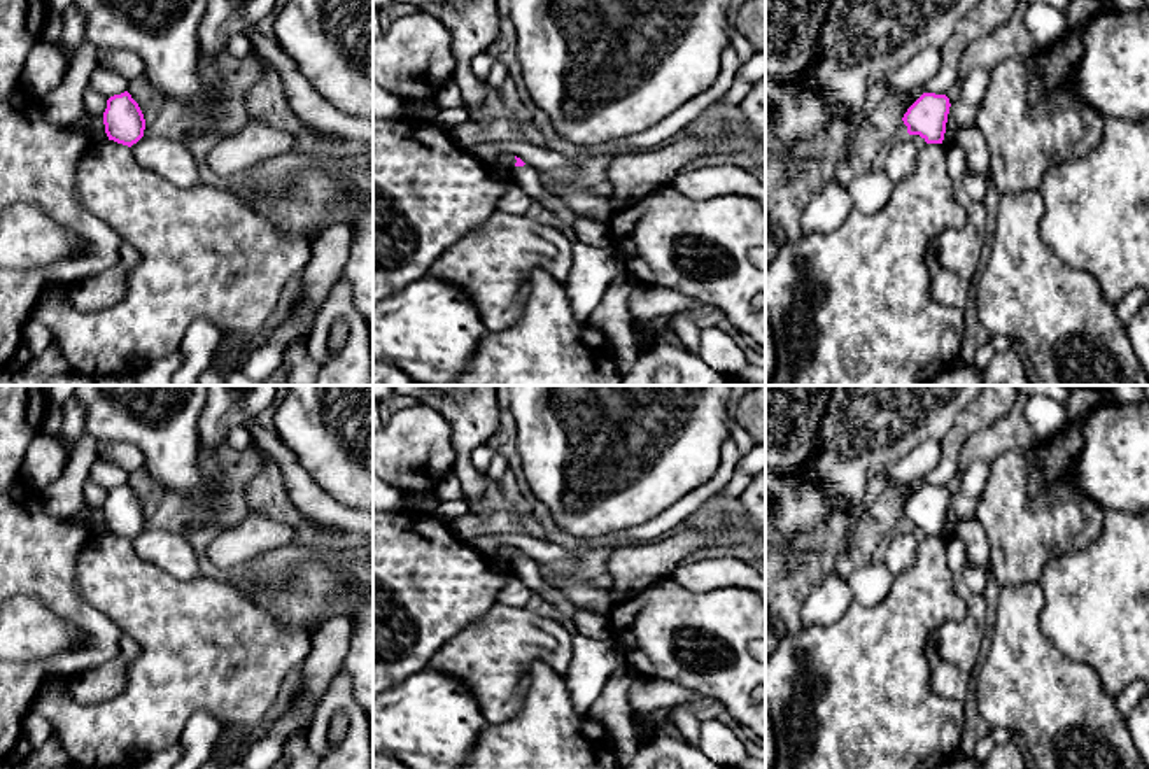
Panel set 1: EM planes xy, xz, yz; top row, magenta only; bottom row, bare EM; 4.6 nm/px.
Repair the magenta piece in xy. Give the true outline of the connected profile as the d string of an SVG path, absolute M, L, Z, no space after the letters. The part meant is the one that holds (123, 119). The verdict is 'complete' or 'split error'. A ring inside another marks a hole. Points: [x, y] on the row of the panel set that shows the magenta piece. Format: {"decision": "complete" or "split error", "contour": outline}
{"decision": "complete", "contour": "M128 91L107 100L103 124L109 140L131 147L144 137L145 119Z"}

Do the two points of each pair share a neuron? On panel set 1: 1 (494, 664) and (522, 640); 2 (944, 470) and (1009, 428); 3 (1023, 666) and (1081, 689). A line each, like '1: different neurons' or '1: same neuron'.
1: same neuron
2: different neurons
3: same neuron

